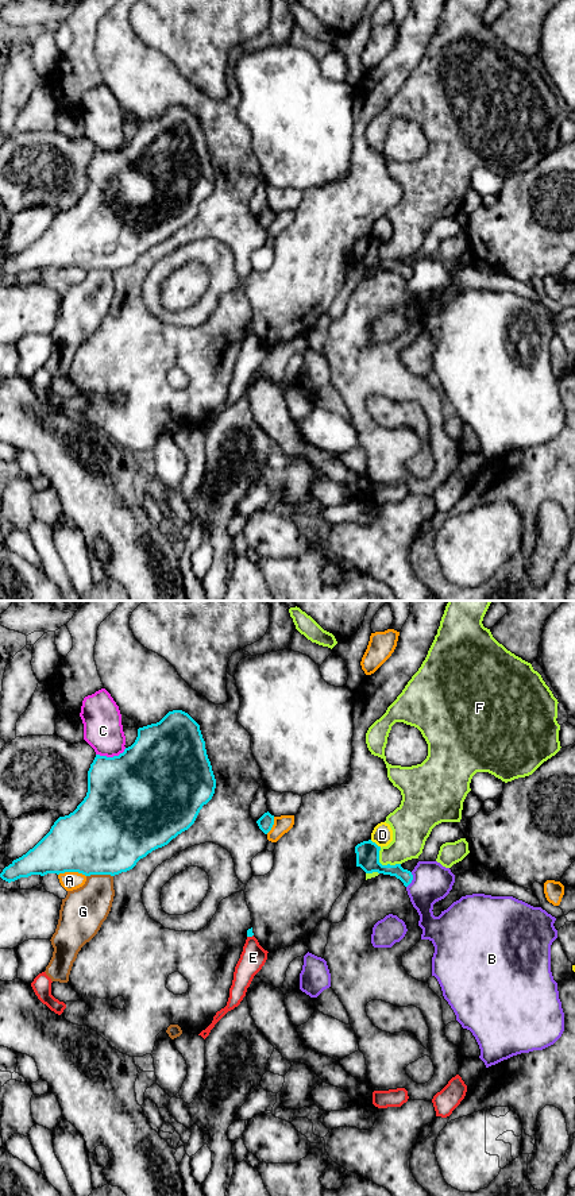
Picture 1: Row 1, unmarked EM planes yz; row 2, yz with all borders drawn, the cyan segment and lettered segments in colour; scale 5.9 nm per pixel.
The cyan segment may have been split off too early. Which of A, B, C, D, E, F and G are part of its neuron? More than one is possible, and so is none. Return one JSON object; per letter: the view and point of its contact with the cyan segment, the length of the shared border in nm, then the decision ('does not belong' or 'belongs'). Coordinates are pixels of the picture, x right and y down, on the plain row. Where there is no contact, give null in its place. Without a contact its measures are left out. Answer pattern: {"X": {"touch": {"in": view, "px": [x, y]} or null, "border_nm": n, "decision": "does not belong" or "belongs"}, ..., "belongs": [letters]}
{"A": {"touch": {"in": "yz", "px": [72, 266]}, "border_nm": 170, "decision": "does not belong"}, "B": {"touch": {"in": "yz", "px": [412, 274]}, "border_nm": 100, "decision": "does not belong"}, "C": {"touch": {"in": "yz", "px": [111, 153]}, "border_nm": 190, "decision": "does not belong"}, "D": {"touch": {"in": "yz", "px": [374, 238]}, "border_nm": 80, "decision": "does not belong"}, "E": {"touch": {"in": "yz", "px": [250, 331]}, "border_nm": 40, "decision": "does not belong"}, "F": {"touch": {"in": "yz", "px": [384, 261]}, "border_nm": 160, "decision": "does not belong"}, "G": {"touch": {"in": "yz", "px": [99, 269]}, "border_nm": 160, "decision": "does not belong"}, "belongs": []}

